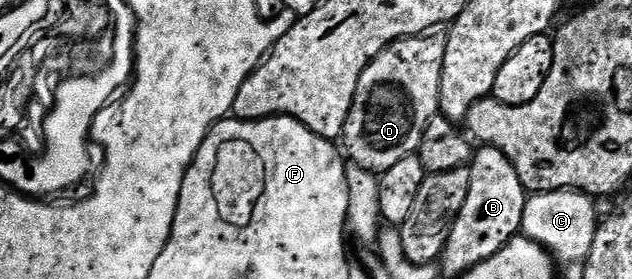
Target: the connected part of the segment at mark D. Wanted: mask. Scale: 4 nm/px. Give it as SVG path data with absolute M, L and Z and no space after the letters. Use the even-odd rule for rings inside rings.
M440 34L396 40L362 70L342 137L343 151L351 163L379 174L390 170L400 159L419 153L422 134L426 134L430 118L440 111L446 39L436 35Z

